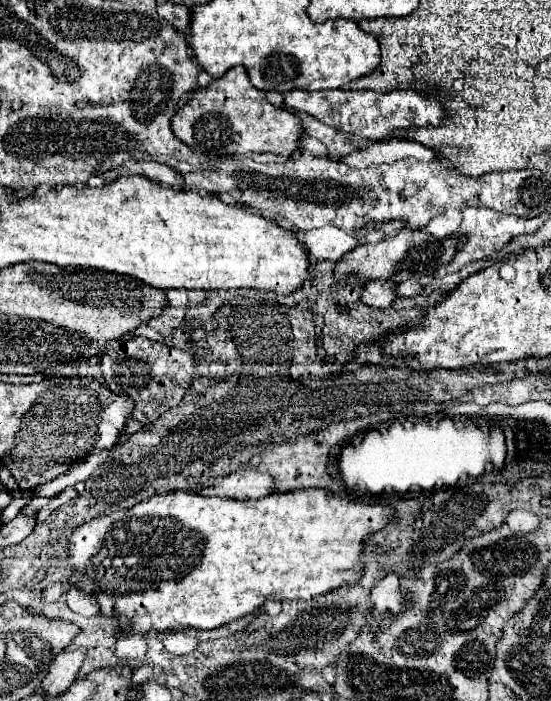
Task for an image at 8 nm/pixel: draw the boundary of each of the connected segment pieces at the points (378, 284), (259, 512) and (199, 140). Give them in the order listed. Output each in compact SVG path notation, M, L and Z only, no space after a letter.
M366 281L362 301L370 307L390 307L394 301L394 281Z
M312 487L312 489L298 489L298 491L288 491L288 493L272 493L264 499L256 501L238 501L238 499L222 499L222 497L204 497L188 491L172 491L164 495L154 495L148 501L142 501L134 505L128 511L118 511L108 517L98 517L82 527L78 527L72 537L70 537L70 557L68 563L72 565L74 571L80 571L80 577L74 581L76 587L86 589L92 593L100 605L100 613L106 617L118 617L122 629L122 637L140 633L146 635L148 631L180 631L184 627L194 627L194 629L218 629L226 623L232 623L240 617L246 617L260 609L266 601L276 601L276 599L314 599L318 595L324 595L332 589L338 589L342 585L356 585L362 577L362 551L364 551L364 541L372 533L384 529L388 523L396 521L394 519L394 509L390 505L368 505L368 503L354 503L348 499L340 499L328 489Z
M232 67L208 87L194 91L192 101L188 99L172 117L172 131L182 143L194 151L204 151L208 157L268 151L290 157L298 149L298 139L302 135L300 119L288 109L276 109L268 103L264 91L258 91L250 83L244 67Z

